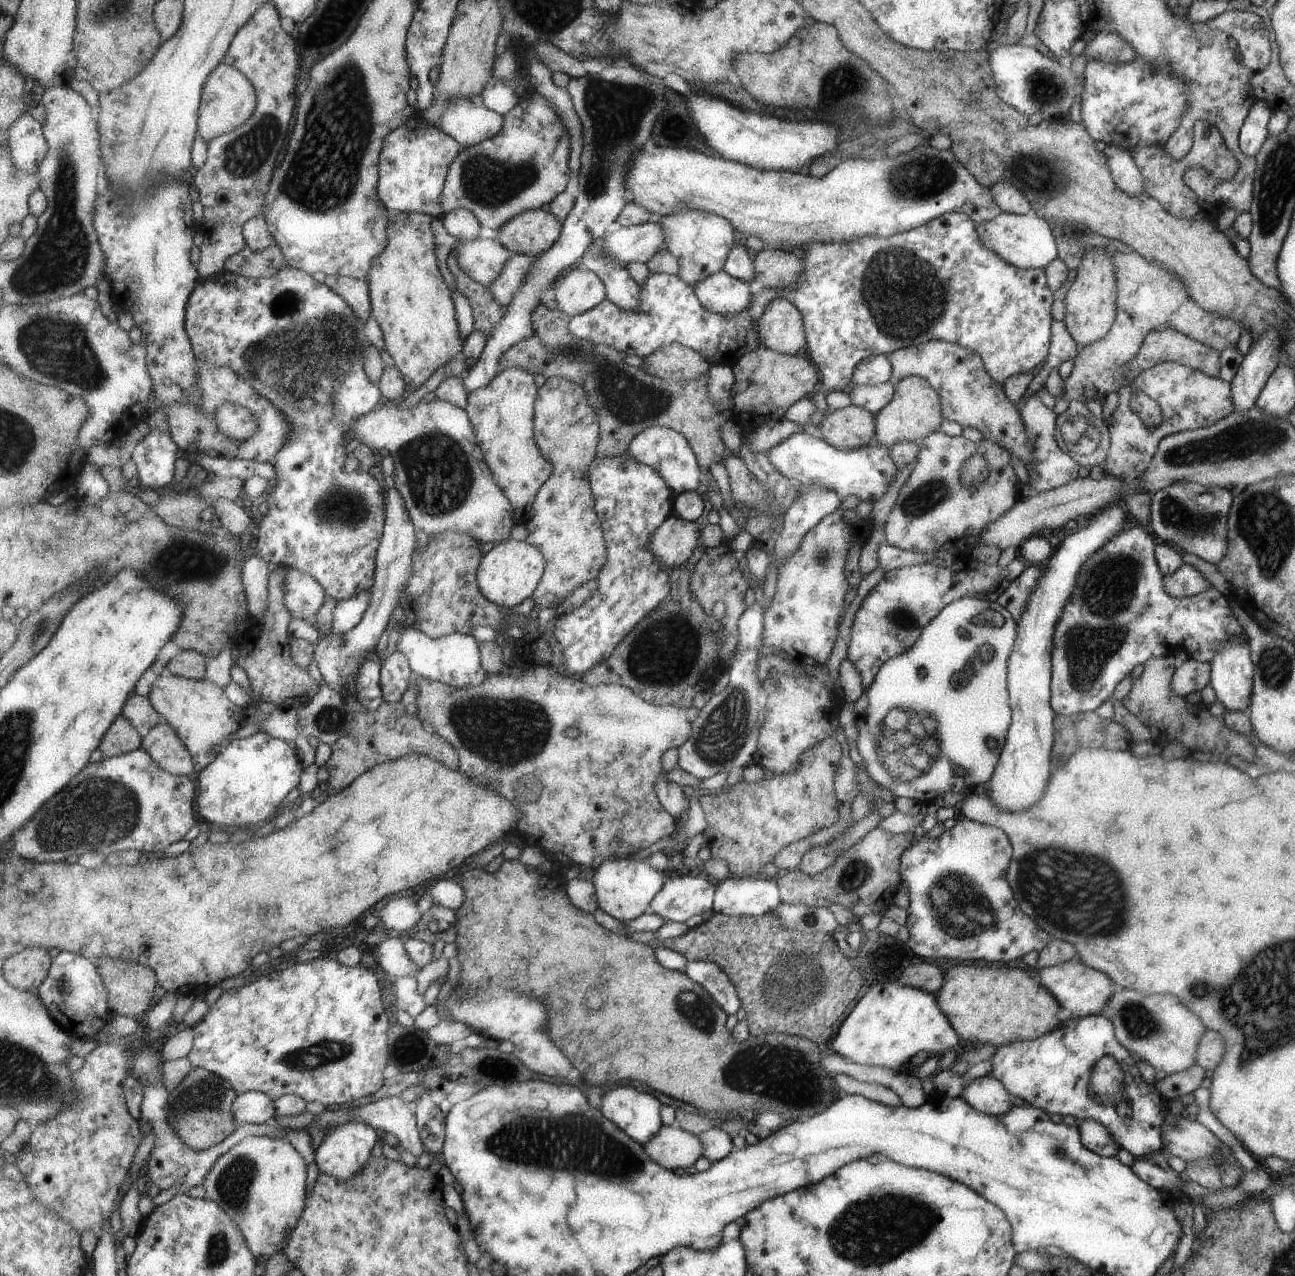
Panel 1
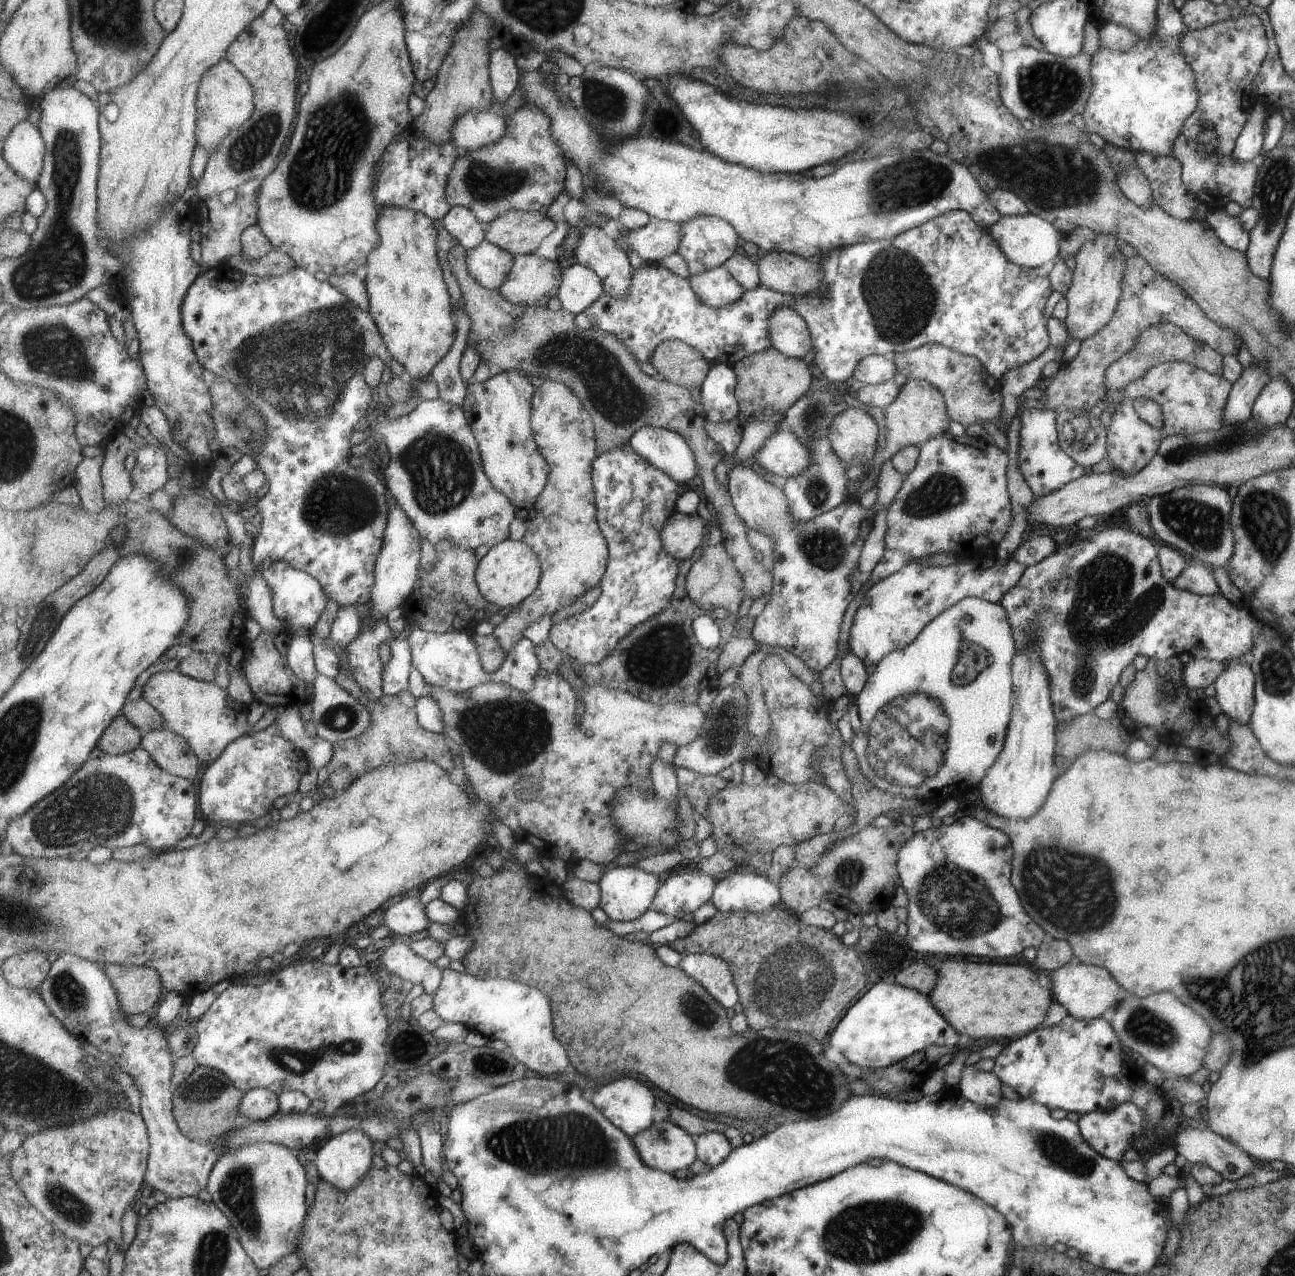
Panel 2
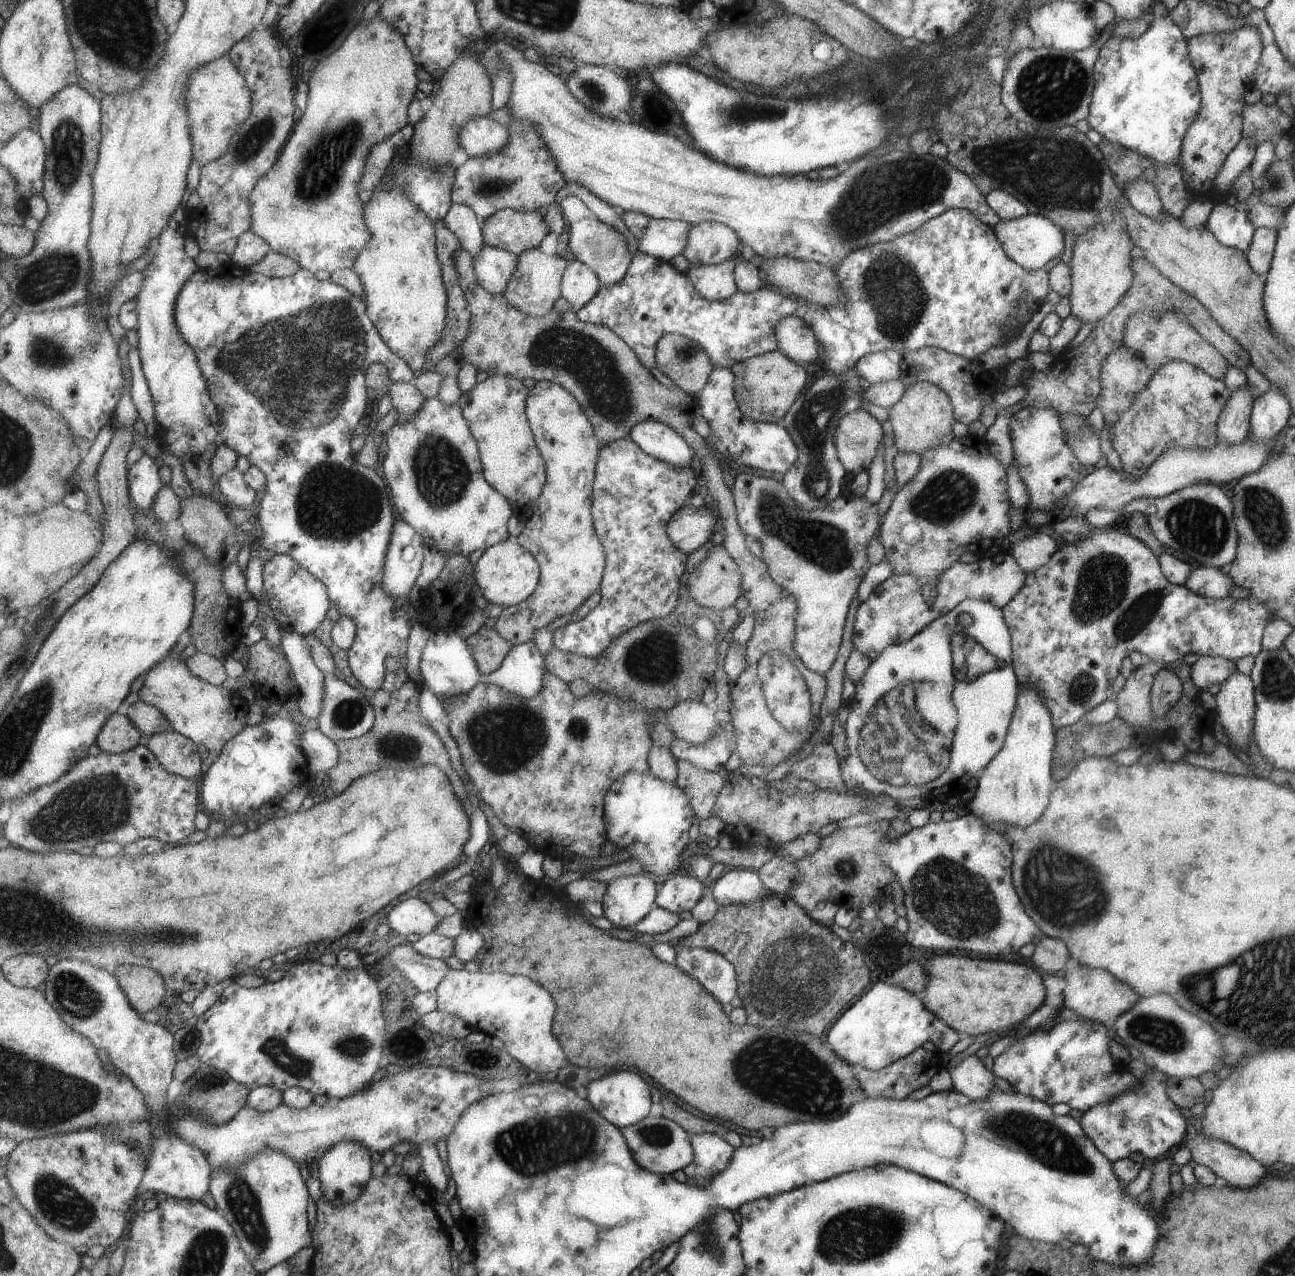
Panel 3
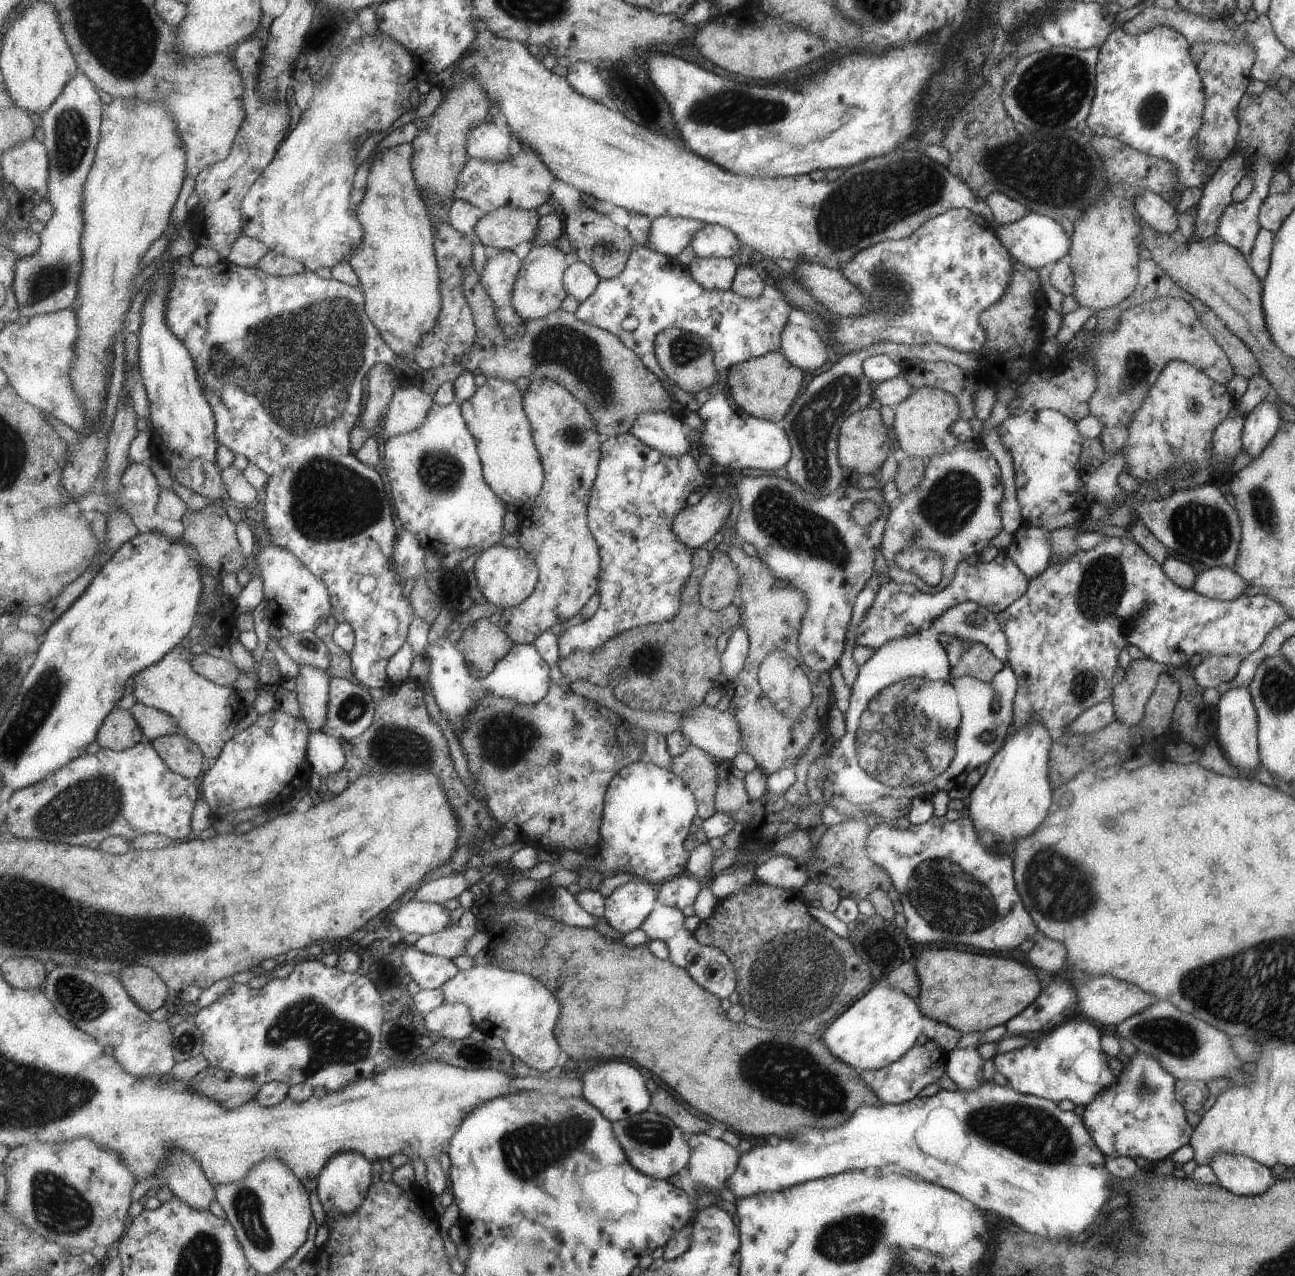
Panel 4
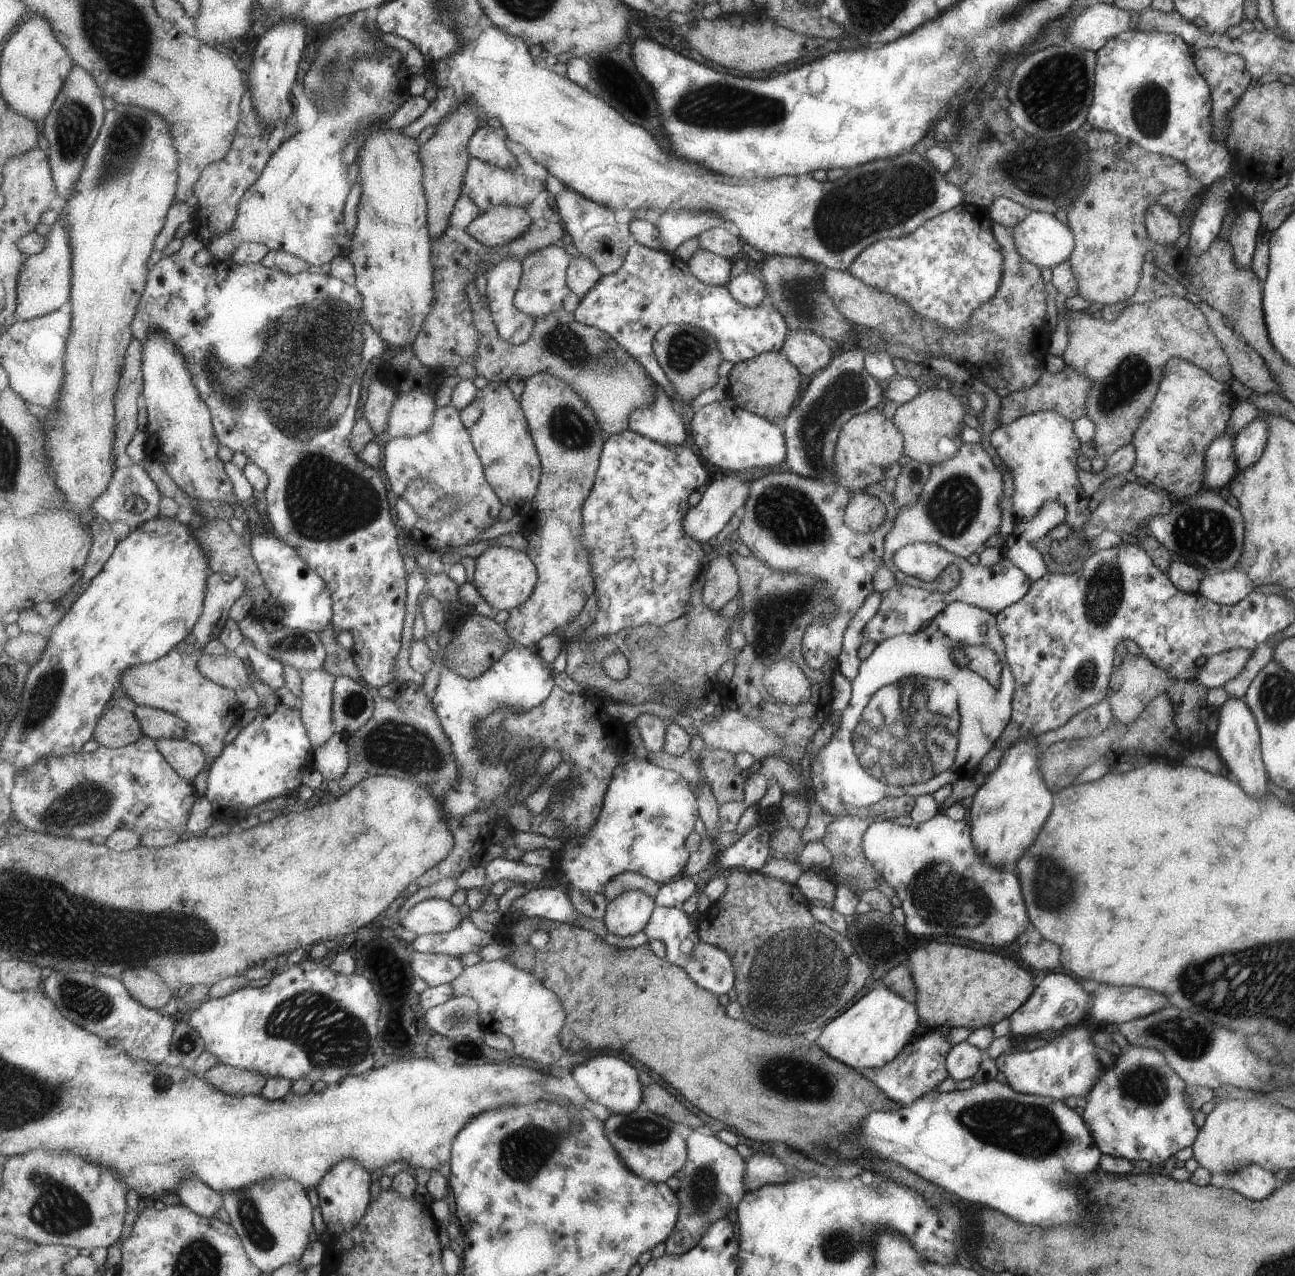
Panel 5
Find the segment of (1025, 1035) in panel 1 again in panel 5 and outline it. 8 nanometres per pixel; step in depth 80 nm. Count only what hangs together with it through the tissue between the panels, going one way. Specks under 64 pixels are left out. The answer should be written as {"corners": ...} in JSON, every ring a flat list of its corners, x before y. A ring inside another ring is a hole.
{"corners":[[927,942,917,946,906,962,916,988,916,1011,921,1026,992,1027,1023,1004,1032,994,1031,974,1005,956,981,952,959,944]]}

